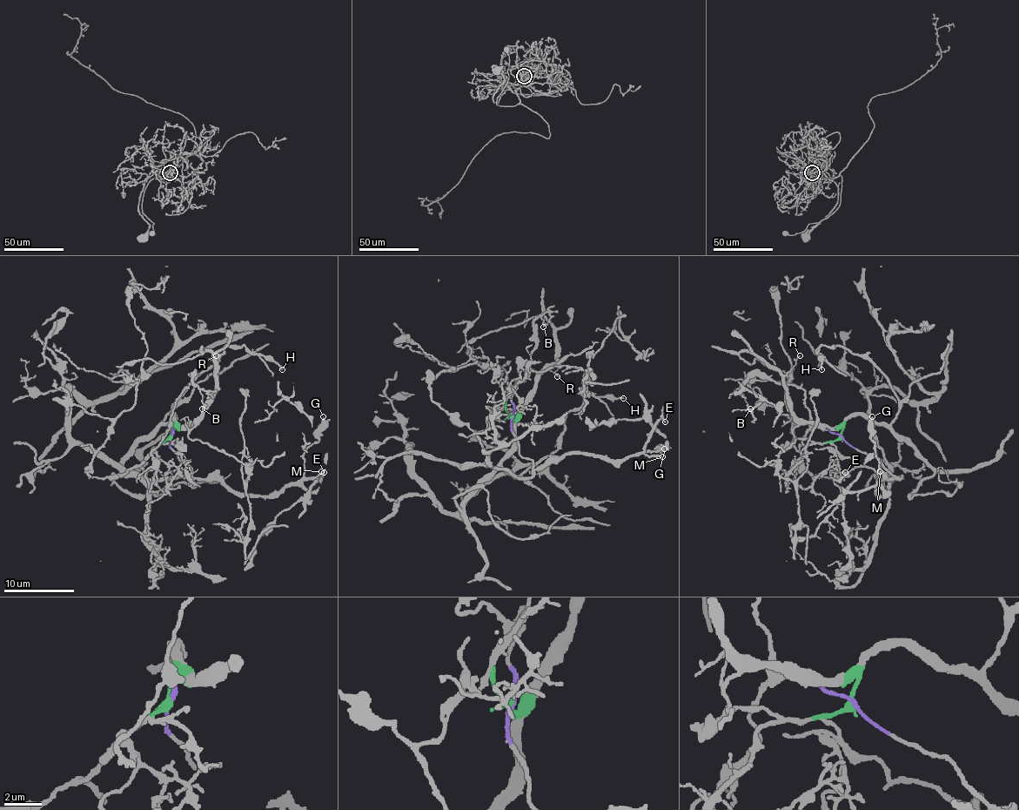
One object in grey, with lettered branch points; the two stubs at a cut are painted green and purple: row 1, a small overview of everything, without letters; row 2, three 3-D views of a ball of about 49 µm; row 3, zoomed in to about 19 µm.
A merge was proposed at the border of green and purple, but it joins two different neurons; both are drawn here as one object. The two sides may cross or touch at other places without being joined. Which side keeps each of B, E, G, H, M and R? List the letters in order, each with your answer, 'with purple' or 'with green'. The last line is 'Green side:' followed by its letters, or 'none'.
B: with purple
E: with purple
G: with purple
H: with green
M: with purple
R: with green
Green side: H, R

